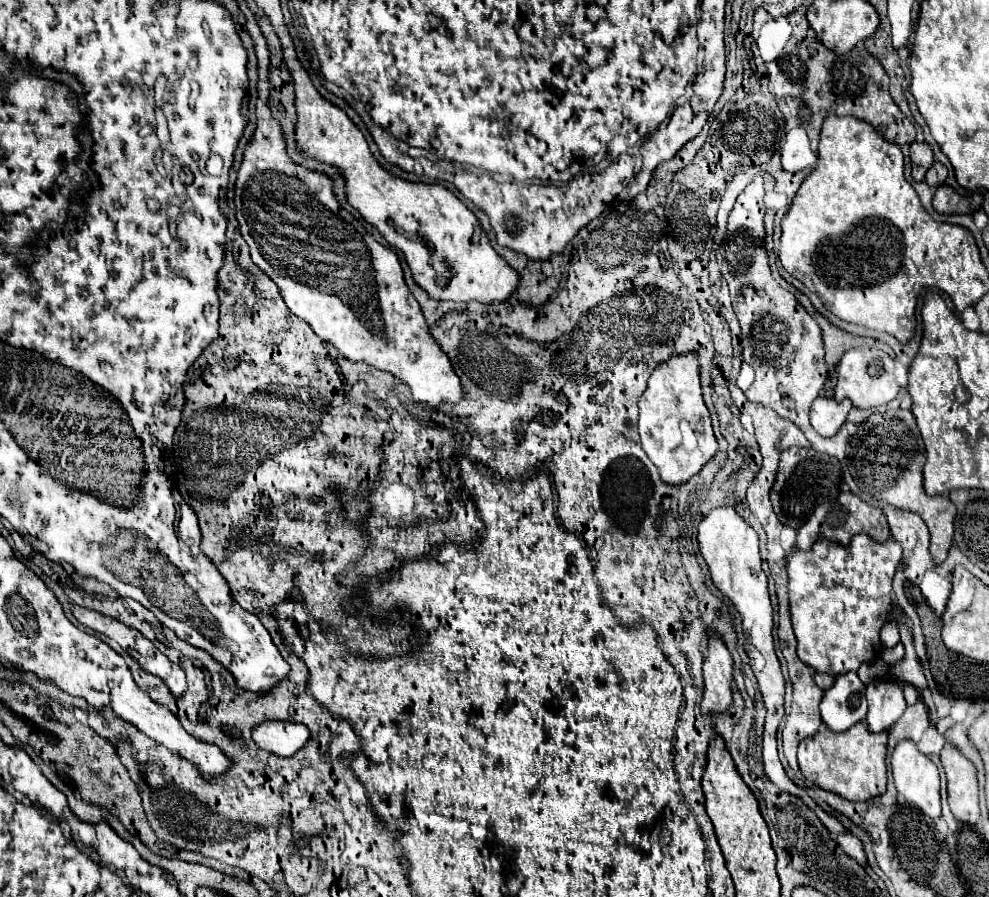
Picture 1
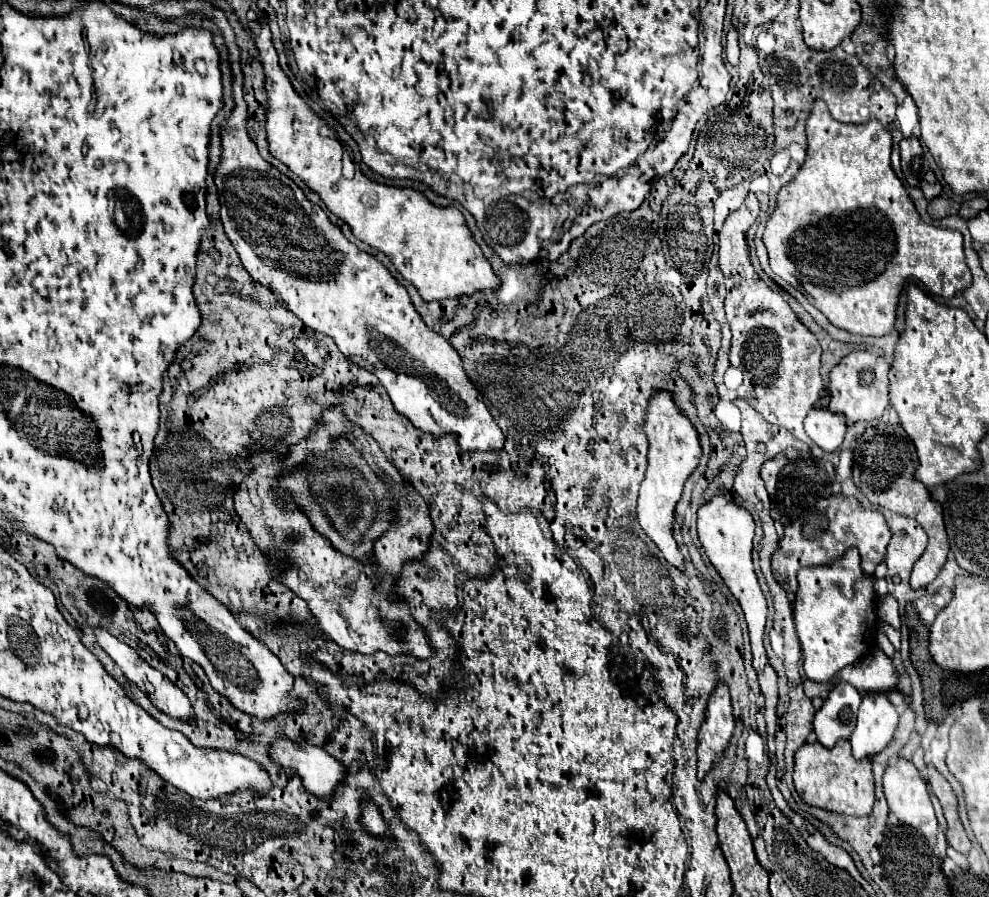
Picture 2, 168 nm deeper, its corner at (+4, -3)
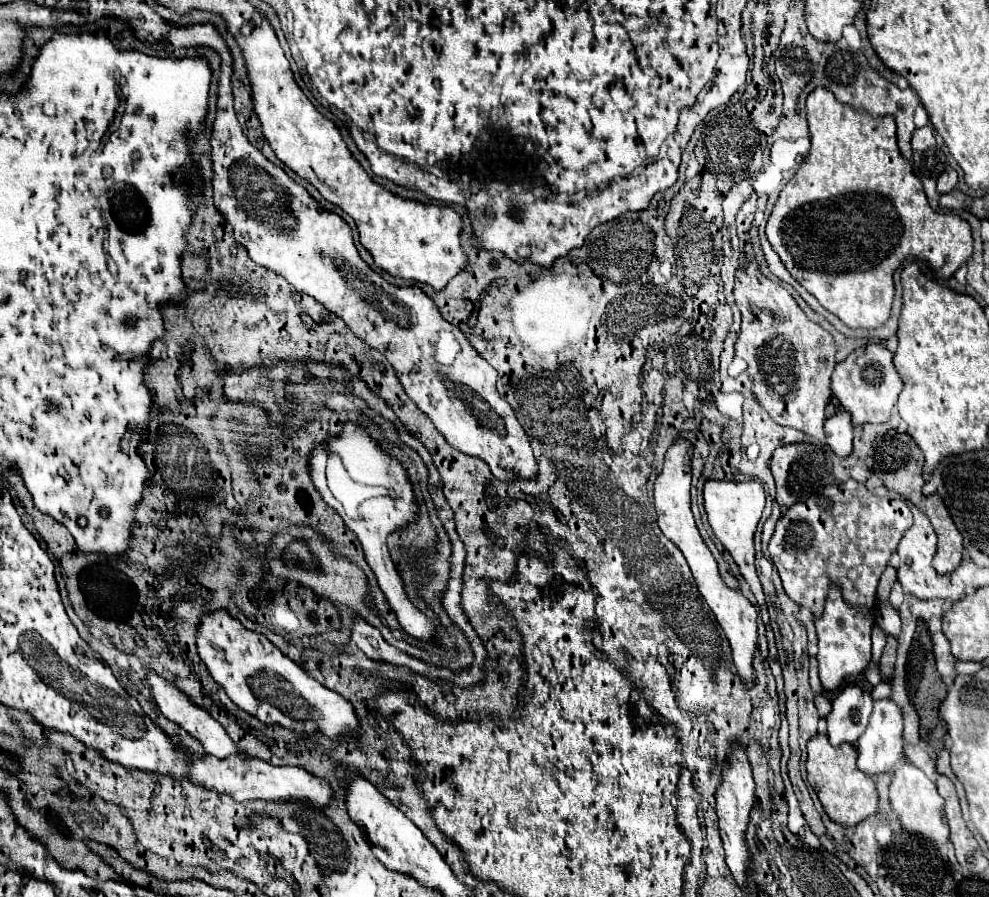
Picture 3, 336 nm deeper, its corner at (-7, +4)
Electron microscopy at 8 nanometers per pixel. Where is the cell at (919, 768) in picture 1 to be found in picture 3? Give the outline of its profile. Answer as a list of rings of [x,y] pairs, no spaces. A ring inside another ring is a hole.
[[[902,761],[894,771],[894,777],[890,783],[890,803],[892,803],[892,809],[898,813],[898,819],[904,829],[914,831],[926,839],[932,839],[938,845],[948,841],[950,829],[944,819],[944,799],[940,797],[936,785],[910,761]]]

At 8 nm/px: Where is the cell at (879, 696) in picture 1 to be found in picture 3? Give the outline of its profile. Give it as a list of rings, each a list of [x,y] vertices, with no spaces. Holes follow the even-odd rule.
[[[878,699],[874,701],[874,709],[868,721],[866,731],[856,743],[858,749],[858,769],[876,775],[884,771],[892,771],[896,761],[900,761],[904,755],[904,741],[902,741],[902,709],[892,701],[892,699]]]

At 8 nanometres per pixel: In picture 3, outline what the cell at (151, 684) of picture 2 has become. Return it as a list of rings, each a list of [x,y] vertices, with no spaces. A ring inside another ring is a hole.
[[[148,669],[146,671],[146,677],[148,677],[148,687],[150,687],[150,691],[152,691],[152,697],[154,697],[154,701],[158,703],[158,707],[160,707],[160,711],[170,719],[170,721],[174,721],[174,723],[178,723],[180,727],[184,727],[190,735],[194,735],[200,743],[202,743],[202,747],[204,747],[204,751],[208,753],[208,755],[214,755],[214,757],[228,757],[230,753],[236,753],[236,745],[232,743],[232,739],[226,735],[226,731],[224,731],[224,727],[208,713],[208,711],[204,711],[202,707],[198,707],[182,689],[178,689],[174,683],[170,683],[168,679],[162,679],[154,669]]]

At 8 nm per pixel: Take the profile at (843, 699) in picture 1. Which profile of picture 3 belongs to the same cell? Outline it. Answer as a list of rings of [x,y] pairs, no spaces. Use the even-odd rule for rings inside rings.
[[[846,685],[838,691],[832,711],[826,715],[828,739],[836,747],[840,743],[856,743],[866,729],[872,711],[872,697],[860,685]]]

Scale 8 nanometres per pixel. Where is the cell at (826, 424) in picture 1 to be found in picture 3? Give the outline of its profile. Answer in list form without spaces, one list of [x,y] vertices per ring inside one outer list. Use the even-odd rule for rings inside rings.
[[[840,411],[840,413],[834,413],[832,417],[828,417],[824,423],[824,433],[826,433],[826,443],[832,447],[832,451],[836,455],[846,457],[852,453],[854,427],[852,427],[852,419],[846,411]]]

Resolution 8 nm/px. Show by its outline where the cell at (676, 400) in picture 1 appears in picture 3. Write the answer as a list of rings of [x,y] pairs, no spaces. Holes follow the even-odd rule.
[[[678,437],[670,445],[670,449],[666,451],[664,469],[660,471],[660,475],[654,481],[654,505],[656,505],[656,513],[658,513],[658,527],[684,553],[688,565],[692,569],[692,575],[696,579],[700,595],[706,599],[708,607],[716,615],[722,631],[726,633],[726,637],[730,641],[732,657],[734,657],[734,663],[738,667],[740,677],[744,679],[746,685],[752,685],[752,681],[754,681],[752,655],[756,651],[756,637],[758,637],[756,619],[758,619],[758,613],[756,613],[754,605],[744,595],[736,593],[734,589],[730,589],[722,583],[722,579],[718,575],[716,559],[712,557],[712,553],[708,551],[708,547],[704,545],[704,541],[702,541],[702,537],[696,529],[696,523],[694,523],[694,517],[692,517],[692,511],[690,511],[690,479],[692,479],[690,457],[692,457],[692,453],[694,453],[694,445],[684,437]]]

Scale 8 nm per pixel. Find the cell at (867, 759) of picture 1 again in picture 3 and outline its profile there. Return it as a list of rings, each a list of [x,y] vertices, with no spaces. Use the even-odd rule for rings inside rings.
[[[816,735],[808,741],[808,759],[806,759],[808,783],[816,791],[826,815],[842,825],[860,823],[862,819],[874,815],[878,809],[876,781],[856,767],[856,759],[858,753],[850,743],[832,747],[826,735]]]

